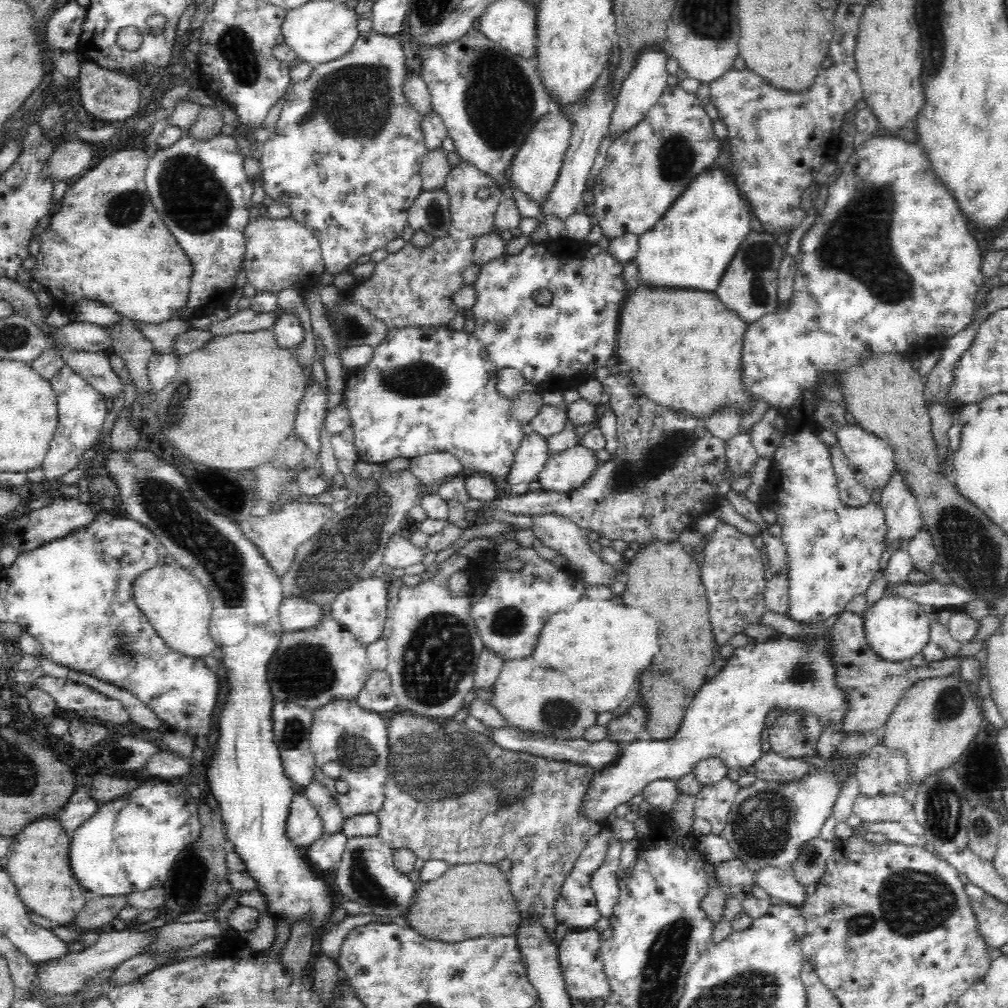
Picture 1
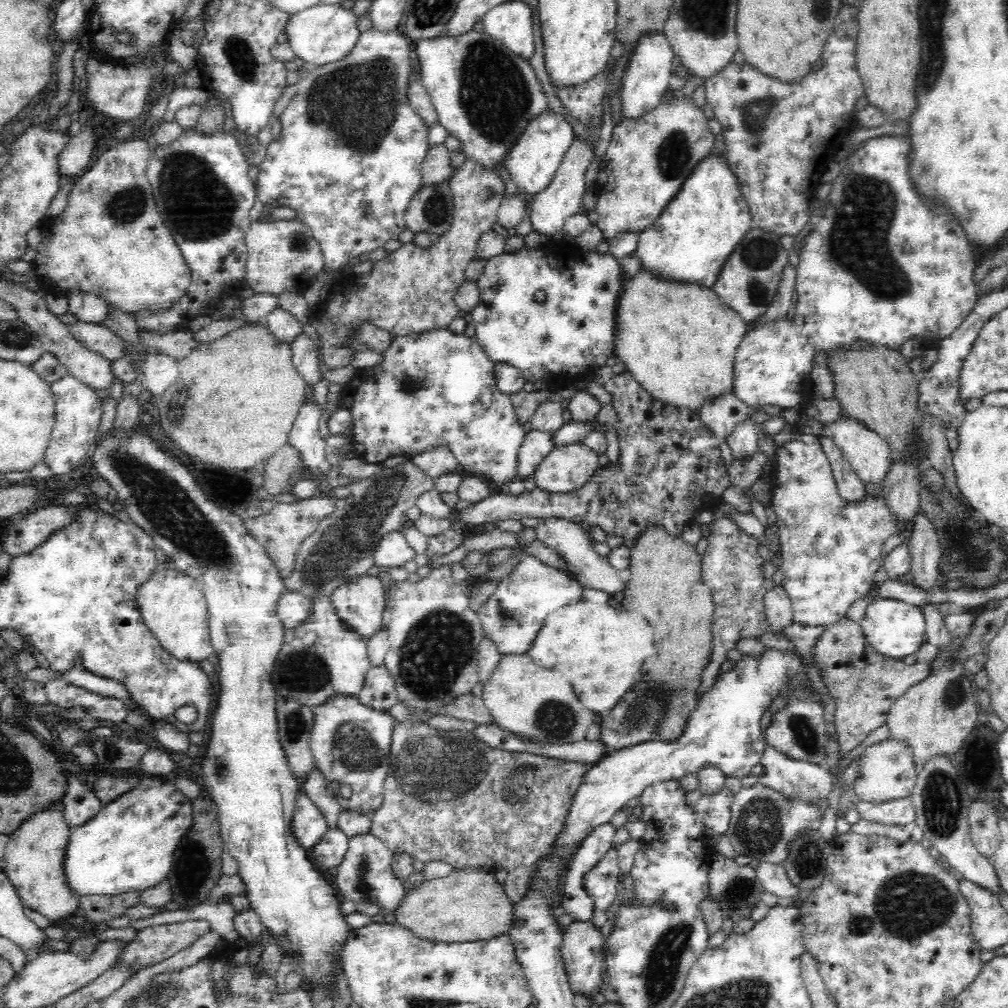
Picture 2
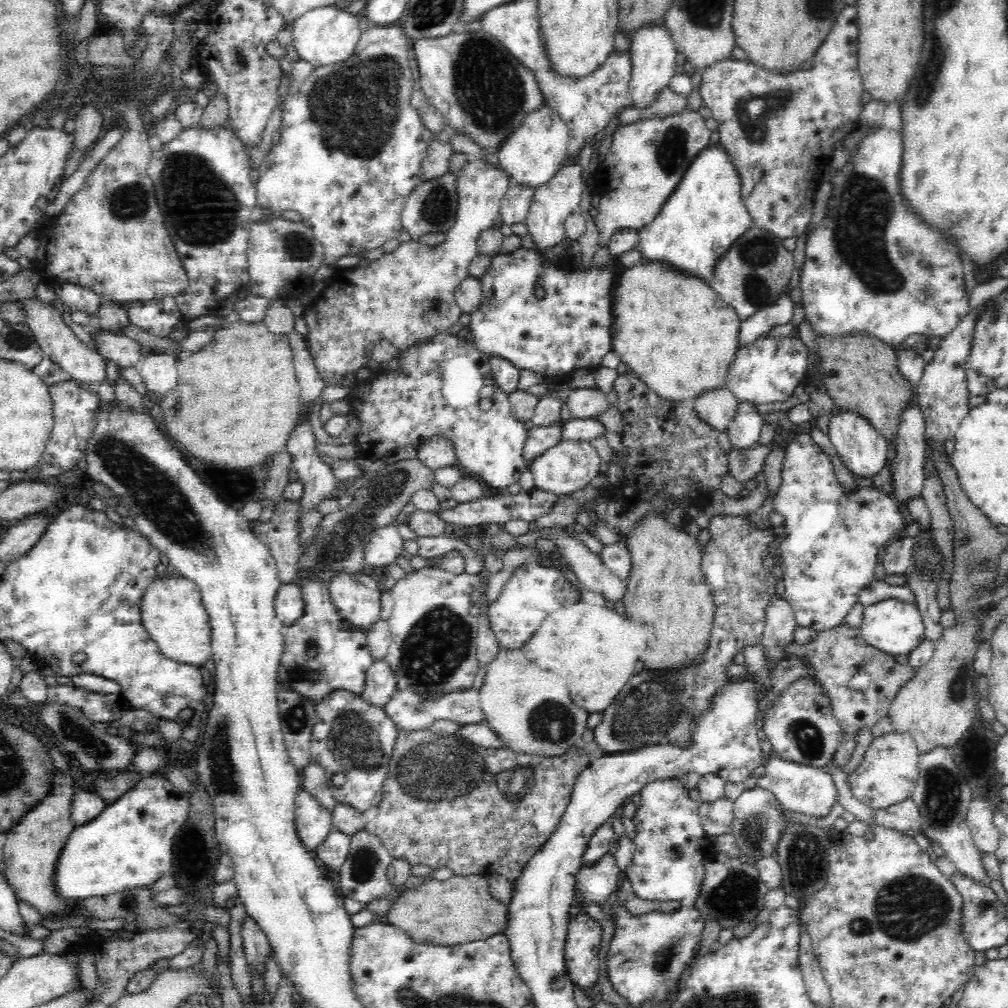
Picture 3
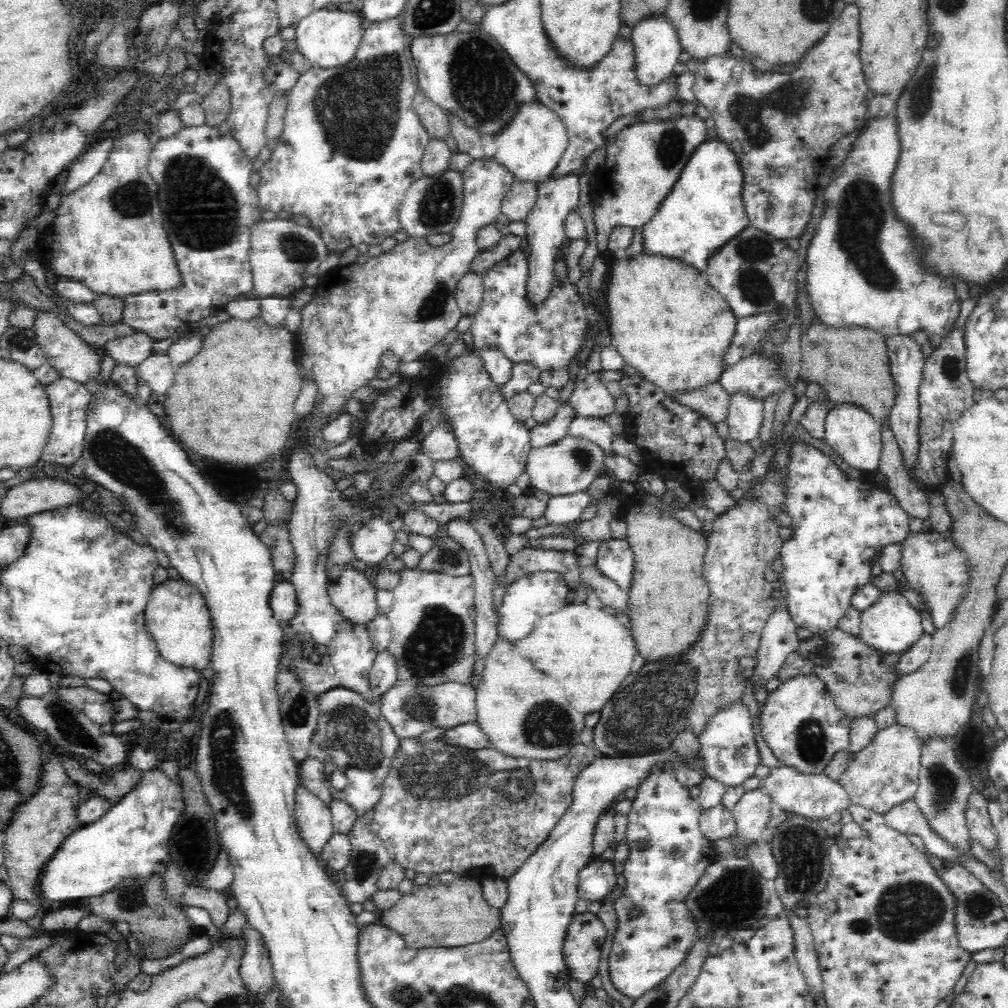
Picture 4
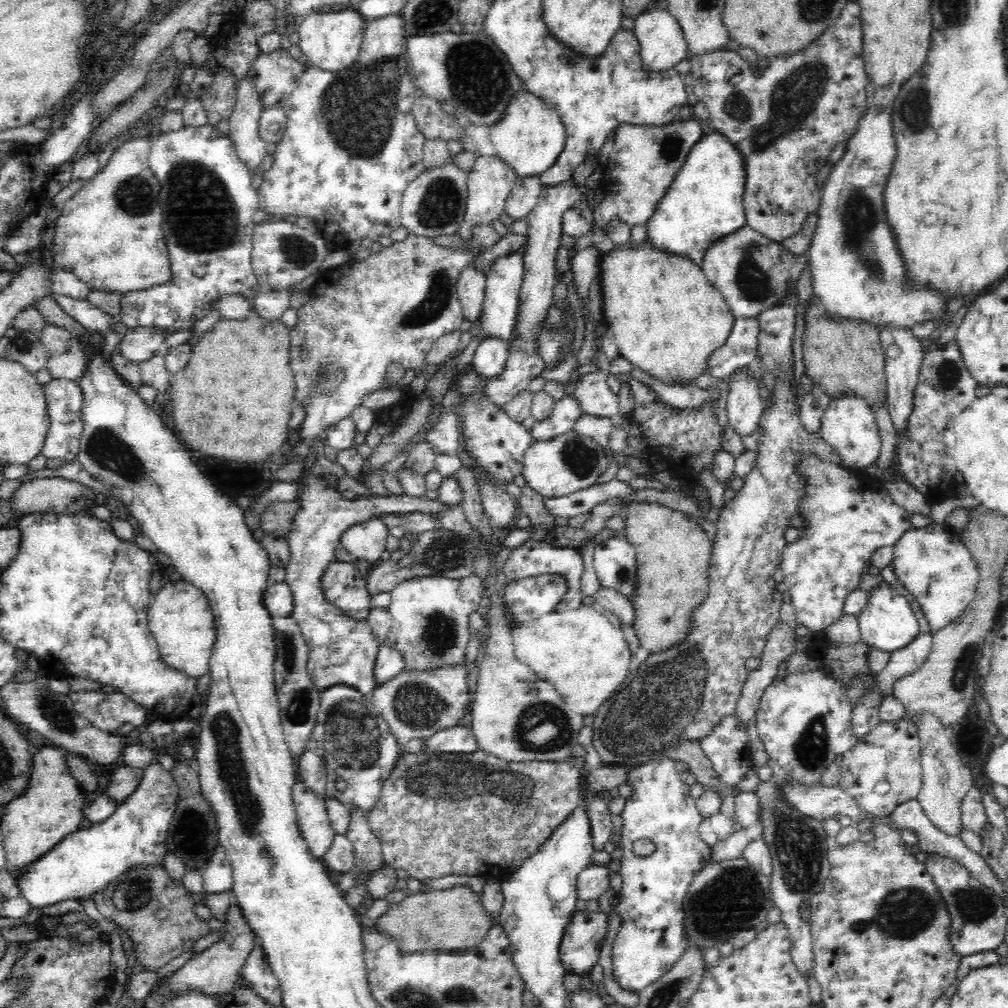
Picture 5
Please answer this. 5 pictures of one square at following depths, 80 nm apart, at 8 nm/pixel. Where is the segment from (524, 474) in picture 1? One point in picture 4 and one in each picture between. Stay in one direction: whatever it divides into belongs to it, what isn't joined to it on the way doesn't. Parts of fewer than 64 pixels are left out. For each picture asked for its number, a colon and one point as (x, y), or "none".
2: (533, 451)
3: (539, 438)
4: (541, 435)

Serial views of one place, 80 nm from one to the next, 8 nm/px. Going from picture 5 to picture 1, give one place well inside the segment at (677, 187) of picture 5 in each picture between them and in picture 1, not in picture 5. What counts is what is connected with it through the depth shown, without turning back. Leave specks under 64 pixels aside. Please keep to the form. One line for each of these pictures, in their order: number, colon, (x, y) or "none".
1: (690, 248)
2: (696, 233)
3: (705, 214)
4: (704, 209)

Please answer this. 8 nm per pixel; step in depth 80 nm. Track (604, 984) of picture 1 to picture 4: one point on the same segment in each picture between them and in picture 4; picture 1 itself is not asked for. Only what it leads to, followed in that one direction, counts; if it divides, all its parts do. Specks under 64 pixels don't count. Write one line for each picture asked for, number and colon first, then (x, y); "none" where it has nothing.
2: (582, 944)
3: (584, 934)
4: (585, 936)

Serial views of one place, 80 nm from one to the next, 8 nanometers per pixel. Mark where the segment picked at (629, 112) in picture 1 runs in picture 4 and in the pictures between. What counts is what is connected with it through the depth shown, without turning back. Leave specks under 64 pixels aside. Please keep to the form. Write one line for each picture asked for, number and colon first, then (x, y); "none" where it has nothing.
2: (647, 75)
3: (653, 52)
4: (657, 47)

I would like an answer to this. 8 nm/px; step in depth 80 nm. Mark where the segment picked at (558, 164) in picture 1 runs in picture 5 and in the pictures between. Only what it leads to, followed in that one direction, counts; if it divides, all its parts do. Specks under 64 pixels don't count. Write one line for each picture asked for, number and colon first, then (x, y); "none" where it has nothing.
2: (532, 163)
3: (532, 155)
4: (531, 145)
5: (529, 136)

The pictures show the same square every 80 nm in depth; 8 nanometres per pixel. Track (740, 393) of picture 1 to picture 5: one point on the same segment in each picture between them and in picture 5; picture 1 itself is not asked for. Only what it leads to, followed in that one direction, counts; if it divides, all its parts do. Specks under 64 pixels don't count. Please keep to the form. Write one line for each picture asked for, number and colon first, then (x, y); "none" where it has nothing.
2: (679, 341)
3: (675, 333)
4: (666, 321)
5: (667, 319)

